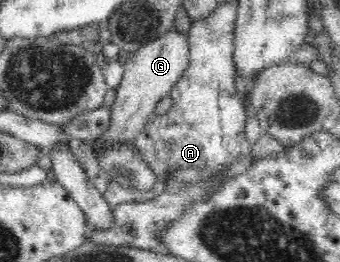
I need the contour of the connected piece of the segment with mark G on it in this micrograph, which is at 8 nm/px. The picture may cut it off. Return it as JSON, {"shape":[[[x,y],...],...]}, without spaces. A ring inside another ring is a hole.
{"shape":[[[167,31],[155,41],[146,43],[131,53],[124,64],[124,74],[116,89],[116,97],[110,107],[111,125],[100,139],[117,148],[133,142],[146,127],[145,121],[155,111],[160,99],[169,95],[172,87],[189,65],[189,44],[186,32]]]}

